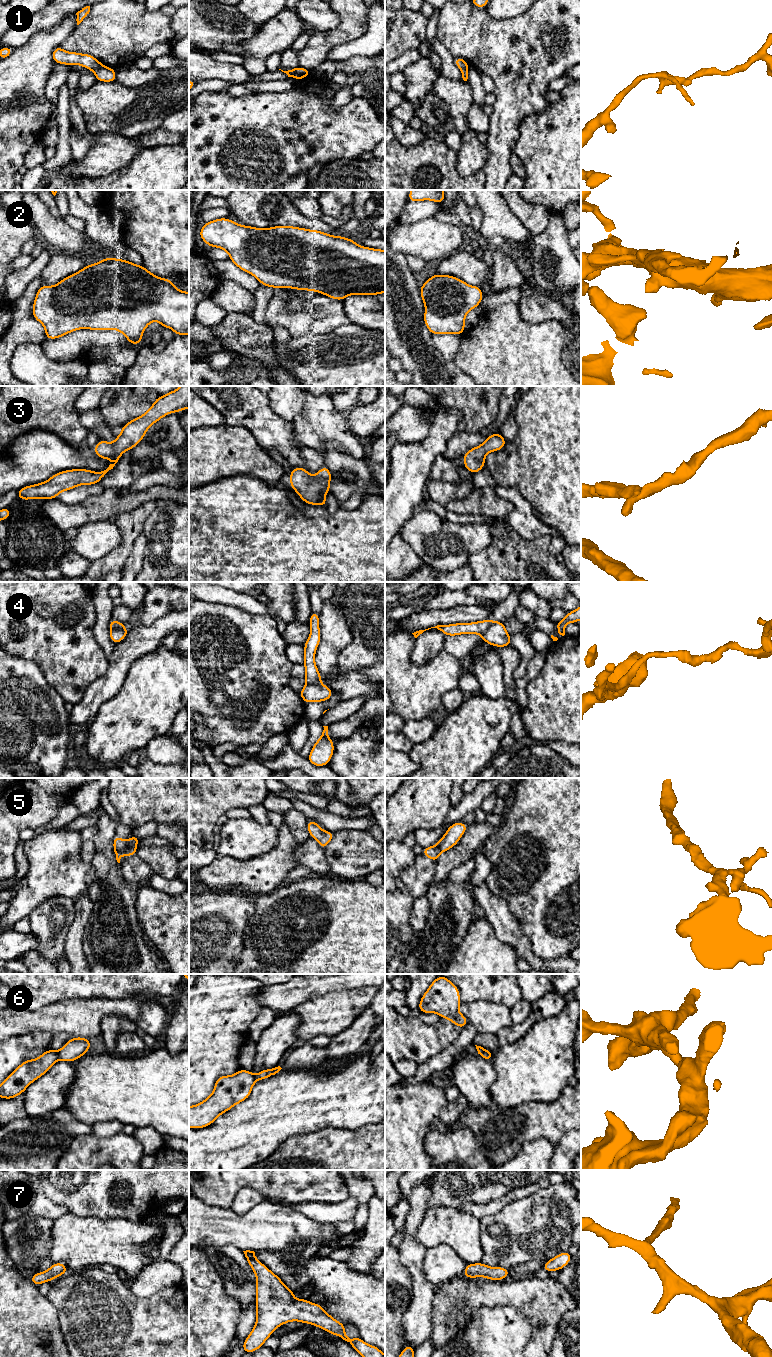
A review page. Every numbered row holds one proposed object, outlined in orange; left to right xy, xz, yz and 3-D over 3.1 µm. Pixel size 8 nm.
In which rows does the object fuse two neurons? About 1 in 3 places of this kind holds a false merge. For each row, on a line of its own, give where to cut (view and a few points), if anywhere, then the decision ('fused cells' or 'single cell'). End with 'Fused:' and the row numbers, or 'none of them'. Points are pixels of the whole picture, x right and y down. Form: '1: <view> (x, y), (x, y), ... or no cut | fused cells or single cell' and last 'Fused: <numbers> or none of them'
1: xy (102, 65), (93, 70) | fused cells
2: no cut | single cell
3: no cut | single cell
4: yz (491, 620), (488, 627), (481, 634) | fused cells
5: no cut | single cell
6: xy (56, 1051), (59, 1058) | fused cells
7: no cut | single cell
Fused: 1, 4, 6

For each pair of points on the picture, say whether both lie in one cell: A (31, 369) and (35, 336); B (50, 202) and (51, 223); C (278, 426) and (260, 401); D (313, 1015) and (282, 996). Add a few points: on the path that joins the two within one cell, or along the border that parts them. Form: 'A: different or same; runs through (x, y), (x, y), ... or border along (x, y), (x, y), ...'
A: different; border along (40, 343), (21, 343), (15, 348), (13, 353)
B: different; border along (40, 200), (51, 213), (57, 215)
C: same; runs through (272, 420), (260, 407)
D: different; border along (319, 996), (311, 996), (289, 1009), (274, 1011)

